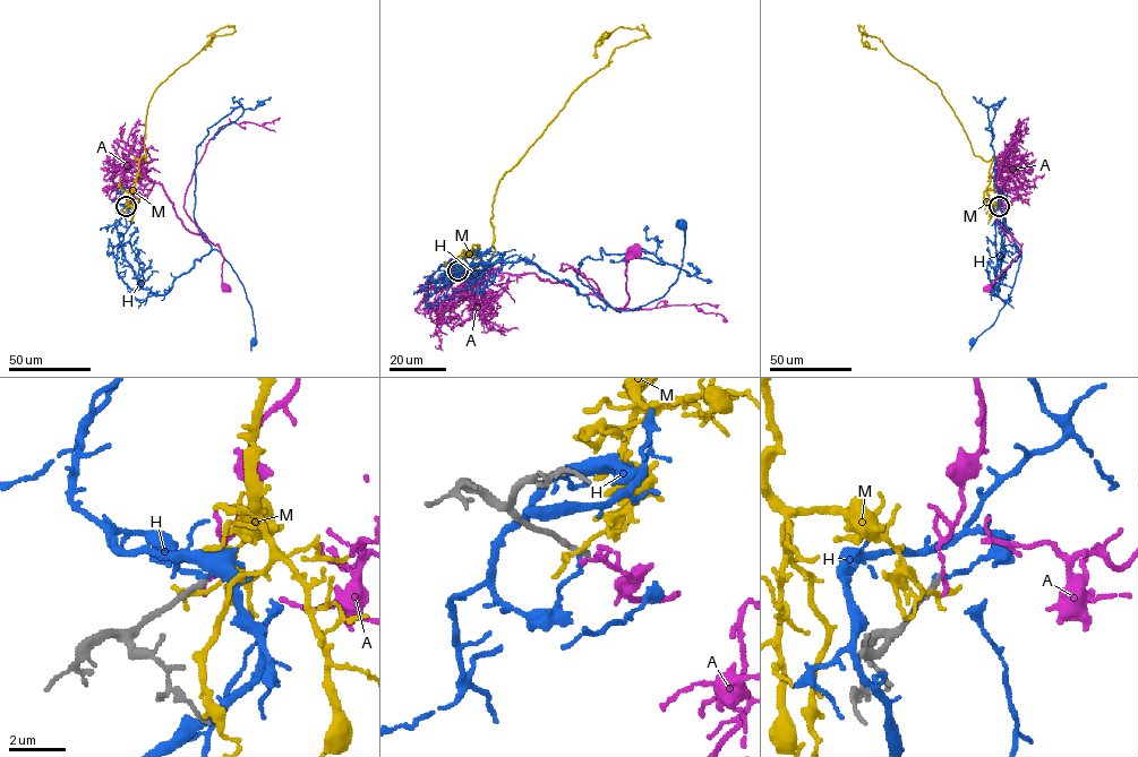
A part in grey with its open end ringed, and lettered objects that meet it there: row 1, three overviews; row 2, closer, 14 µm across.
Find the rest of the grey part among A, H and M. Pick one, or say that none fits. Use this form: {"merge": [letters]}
{"merge": []}

